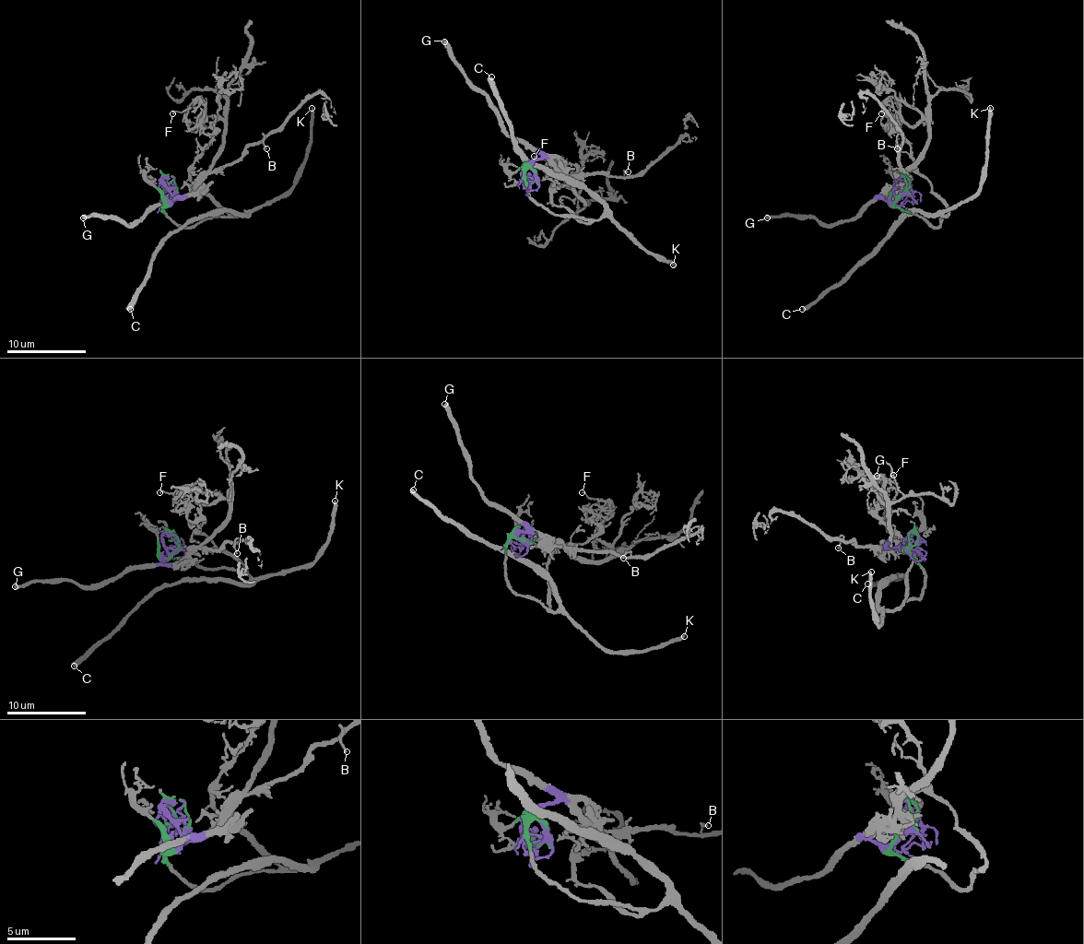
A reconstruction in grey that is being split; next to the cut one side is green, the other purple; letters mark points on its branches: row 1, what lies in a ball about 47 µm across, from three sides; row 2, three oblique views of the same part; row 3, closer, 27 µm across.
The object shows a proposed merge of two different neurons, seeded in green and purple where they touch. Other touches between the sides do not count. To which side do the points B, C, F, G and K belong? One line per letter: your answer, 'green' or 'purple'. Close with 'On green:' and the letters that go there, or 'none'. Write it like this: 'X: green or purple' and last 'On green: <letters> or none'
B: purple
C: green
F: purple
G: purple
K: green
On green: C, K

